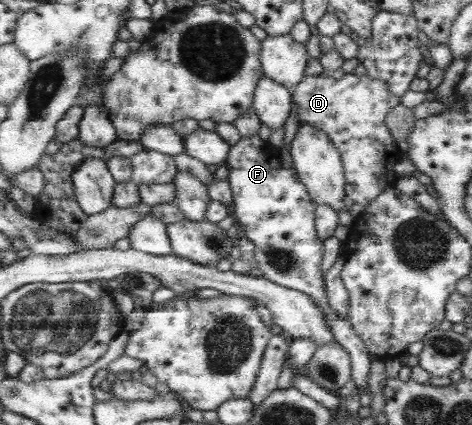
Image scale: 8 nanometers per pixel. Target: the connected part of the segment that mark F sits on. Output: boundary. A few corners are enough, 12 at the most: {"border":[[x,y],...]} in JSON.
{"border":[[258,135],[231,148],[235,225],[269,280],[312,296],[350,354],[373,354],[330,305],[317,204]]}

